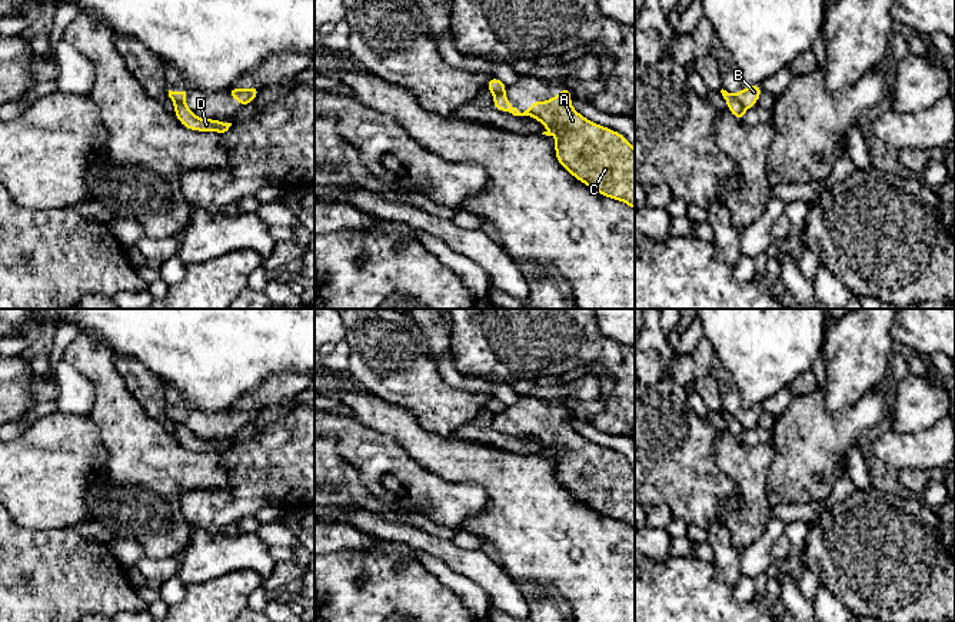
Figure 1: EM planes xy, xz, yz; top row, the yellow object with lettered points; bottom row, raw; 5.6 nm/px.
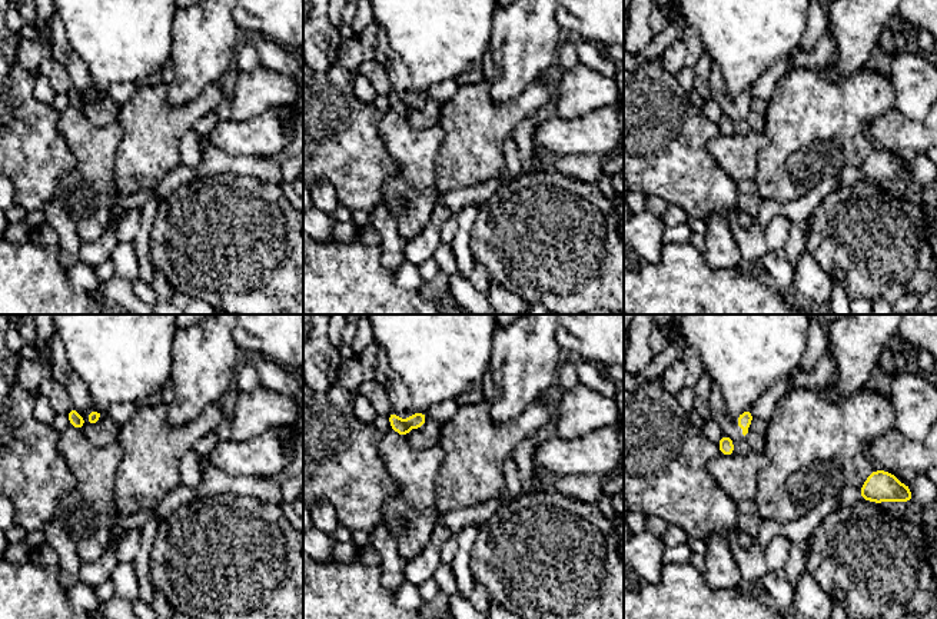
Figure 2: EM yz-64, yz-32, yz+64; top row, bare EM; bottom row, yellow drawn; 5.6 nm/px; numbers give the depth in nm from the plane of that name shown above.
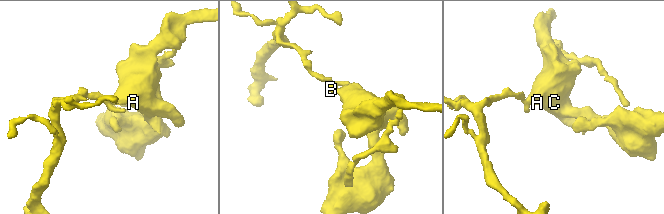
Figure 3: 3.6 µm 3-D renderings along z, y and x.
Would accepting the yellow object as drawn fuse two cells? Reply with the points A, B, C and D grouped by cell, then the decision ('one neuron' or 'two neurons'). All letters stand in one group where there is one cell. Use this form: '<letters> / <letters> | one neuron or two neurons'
A B C / D | two neurons

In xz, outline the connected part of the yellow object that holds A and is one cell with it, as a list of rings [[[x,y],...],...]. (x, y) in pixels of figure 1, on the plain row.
[[[563,406],[558,416],[548,422],[536,420],[520,433],[508,422],[506,415],[500,413],[493,416],[493,428],[513,436],[528,436],[539,440],[546,449],[542,455],[552,456],[556,460],[555,475],[562,488],[588,508],[608,519],[620,520],[635,530],[635,469],[623,455],[592,443],[576,432],[570,423],[572,415],[572,410]]]

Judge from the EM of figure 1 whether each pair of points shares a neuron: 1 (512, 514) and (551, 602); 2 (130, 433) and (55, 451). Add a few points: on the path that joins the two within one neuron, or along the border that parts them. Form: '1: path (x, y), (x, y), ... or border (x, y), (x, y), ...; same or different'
1: border (515, 579), (555, 591), (569, 606); different
2: border (86, 415), (103, 448), (99, 474); different

